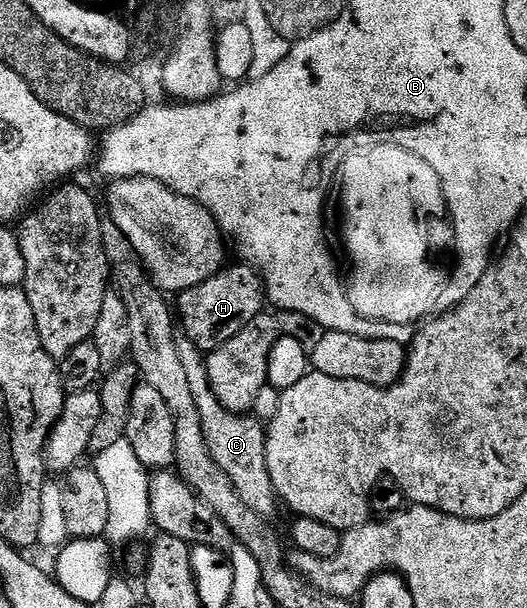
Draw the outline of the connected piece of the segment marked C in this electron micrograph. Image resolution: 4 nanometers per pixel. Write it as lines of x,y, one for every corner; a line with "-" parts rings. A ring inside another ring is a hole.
185,337
176,338
175,344
181,357
181,365
185,369
185,377
189,377
193,401
197,401
201,429
205,433
205,441
209,445
213,461
217,461
217,465
225,469
229,481
233,481
233,489
241,493
245,505
249,505
258,515
271,517
271,514
281,507
281,503
275,494
275,486
267,468
267,433
264,424
250,414
225,409
209,383
204,352

